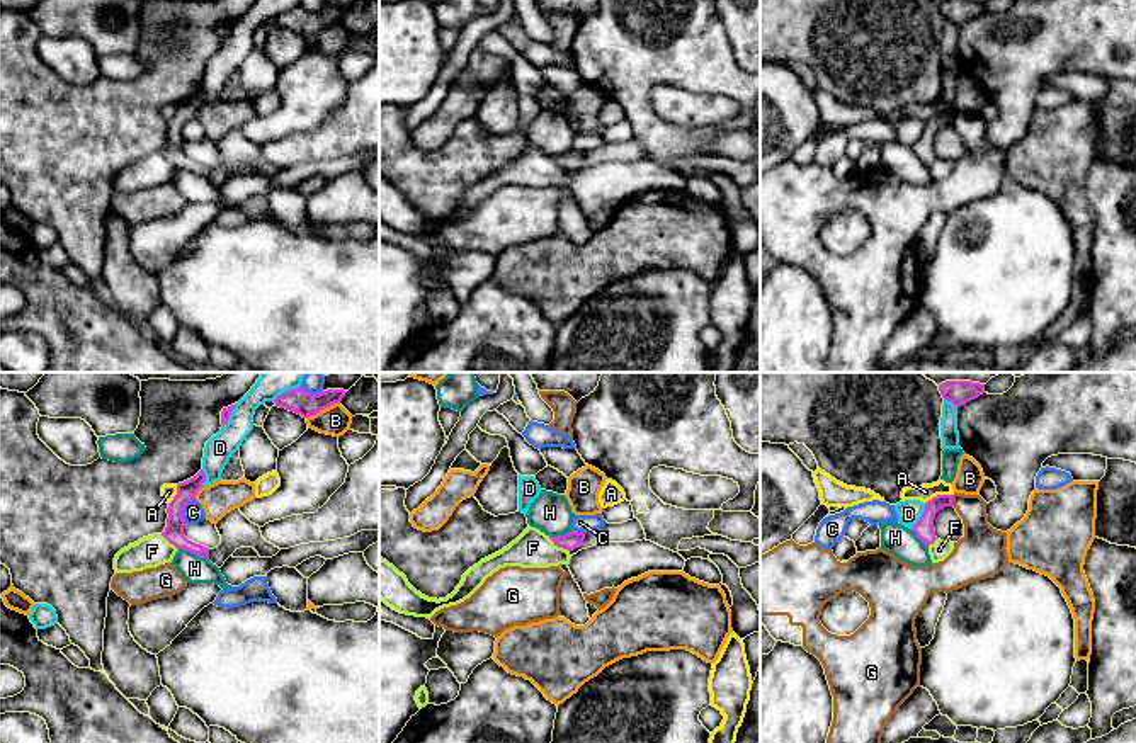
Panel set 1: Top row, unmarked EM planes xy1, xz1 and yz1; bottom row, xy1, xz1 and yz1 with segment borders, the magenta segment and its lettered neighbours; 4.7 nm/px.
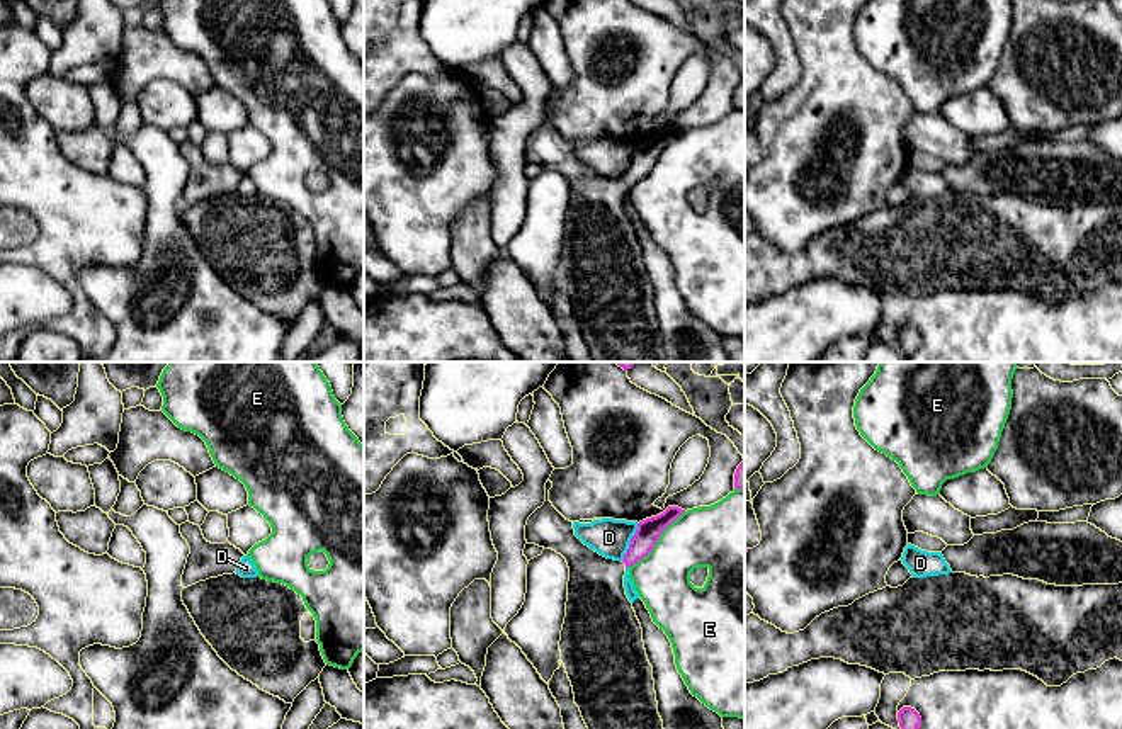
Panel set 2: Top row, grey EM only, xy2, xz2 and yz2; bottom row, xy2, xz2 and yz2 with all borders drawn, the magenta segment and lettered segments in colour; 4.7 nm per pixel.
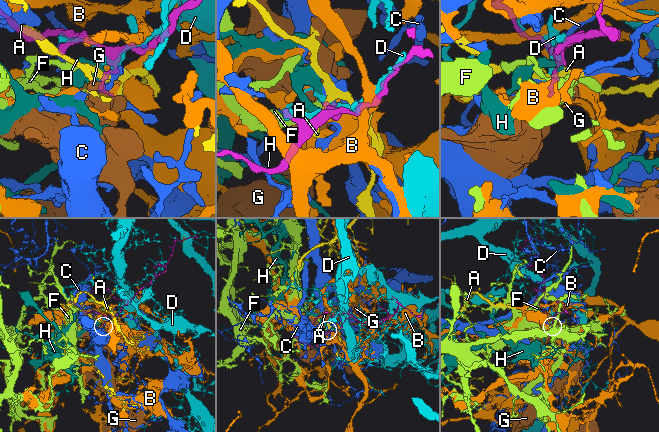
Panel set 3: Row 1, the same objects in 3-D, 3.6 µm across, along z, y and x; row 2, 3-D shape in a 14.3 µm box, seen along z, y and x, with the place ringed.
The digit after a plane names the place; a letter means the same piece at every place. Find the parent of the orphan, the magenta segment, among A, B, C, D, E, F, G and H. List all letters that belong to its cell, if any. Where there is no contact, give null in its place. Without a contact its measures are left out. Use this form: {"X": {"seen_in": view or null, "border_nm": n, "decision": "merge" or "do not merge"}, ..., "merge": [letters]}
{"A": {"seen_in": "yz1", "border_nm": 140, "decision": "do not merge"}, "B": {"seen_in": "xy1", "border_nm": 180, "decision": "do not merge"}, "C": {"seen_in": "xy1", "border_nm": 140, "decision": "do not merge"}, "D": {"seen_in": "xz2", "border_nm": 190, "decision": "do not merge"}, "E": {"seen_in": "xz2", "border_nm": 380, "decision": "do not merge"}, "F": {"seen_in": "xz1", "border_nm": 120, "decision": "do not merge"}, "G": {"seen_in": "yz1", "border_nm": 60, "decision": "do not merge"}, "H": {"seen_in": "xy1", "border_nm": 160, "decision": "do not merge"}, "merge": []}

